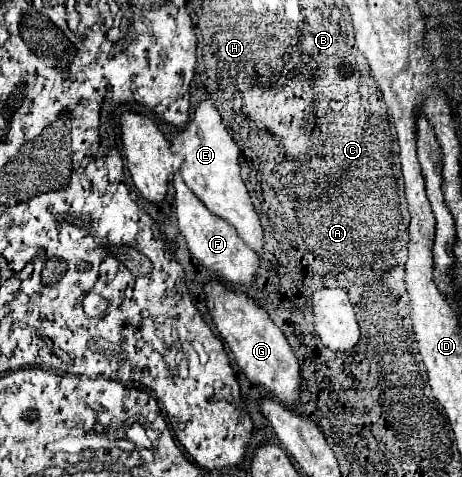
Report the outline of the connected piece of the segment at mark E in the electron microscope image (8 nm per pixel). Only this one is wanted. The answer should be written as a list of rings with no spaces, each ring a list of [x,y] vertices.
[[[202,101],[202,103],[196,107],[196,113],[194,113],[192,119],[188,121],[186,129],[180,131],[180,133],[176,133],[170,143],[172,143],[172,151],[178,153],[178,155],[184,159],[180,173],[182,173],[184,183],[192,189],[192,193],[194,193],[214,215],[218,215],[218,217],[222,217],[224,221],[228,221],[230,225],[234,225],[234,229],[238,231],[240,239],[242,239],[254,253],[262,255],[262,249],[264,249],[264,227],[262,227],[262,223],[260,223],[260,215],[256,213],[256,209],[254,209],[254,205],[252,205],[252,201],[250,201],[248,187],[246,187],[246,183],[244,183],[242,177],[240,177],[240,165],[238,165],[240,149],[238,149],[238,145],[234,143],[234,139],[228,135],[228,131],[226,131],[226,127],[224,127],[224,123],[222,123],[222,119],[220,119],[216,107],[214,107],[210,101]]]

